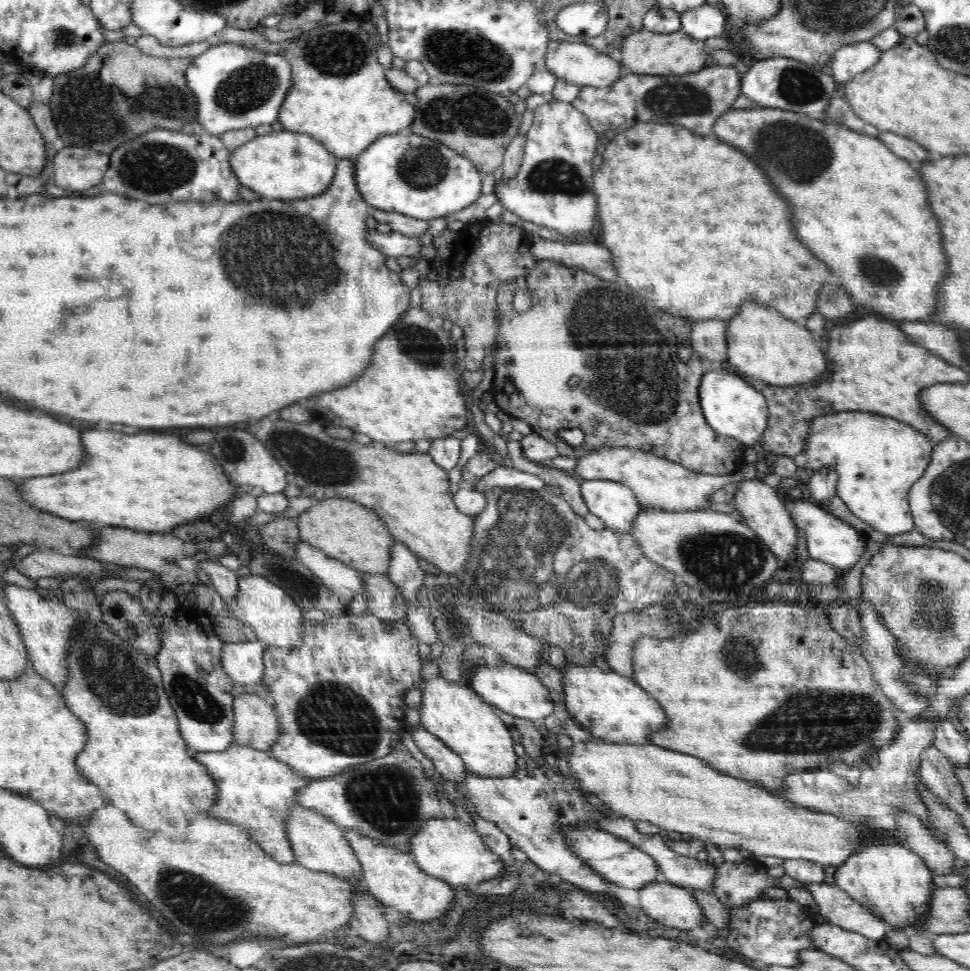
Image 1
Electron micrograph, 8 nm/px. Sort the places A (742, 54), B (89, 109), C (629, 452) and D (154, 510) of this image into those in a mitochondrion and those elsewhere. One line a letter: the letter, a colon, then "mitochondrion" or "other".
A: other
B: mitochondrion
C: other
D: other

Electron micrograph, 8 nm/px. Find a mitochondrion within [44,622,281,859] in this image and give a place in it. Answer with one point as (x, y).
(120, 684)

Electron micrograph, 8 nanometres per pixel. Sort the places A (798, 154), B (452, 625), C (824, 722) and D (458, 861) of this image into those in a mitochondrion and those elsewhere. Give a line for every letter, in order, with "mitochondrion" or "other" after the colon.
A: mitochondrion
B: mitochondrion
C: mitochondrion
D: other

